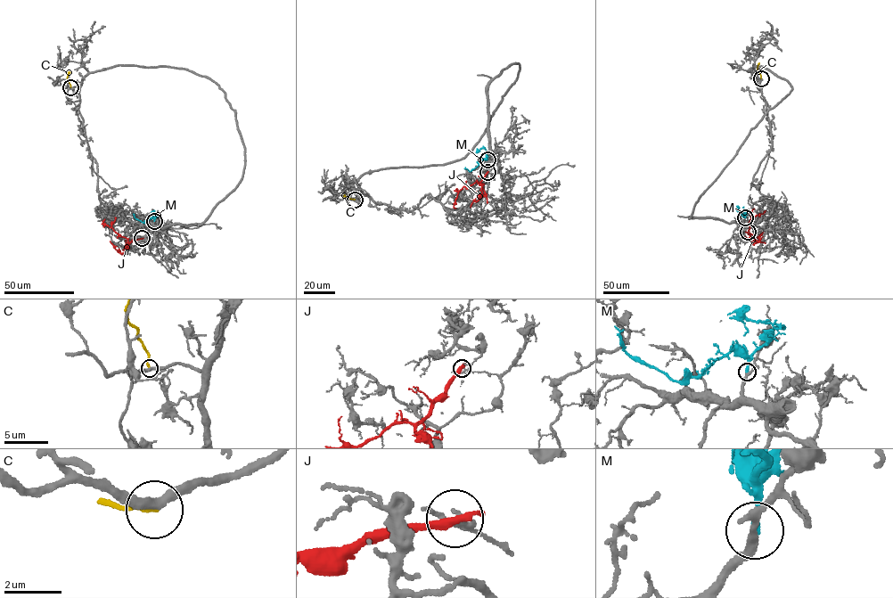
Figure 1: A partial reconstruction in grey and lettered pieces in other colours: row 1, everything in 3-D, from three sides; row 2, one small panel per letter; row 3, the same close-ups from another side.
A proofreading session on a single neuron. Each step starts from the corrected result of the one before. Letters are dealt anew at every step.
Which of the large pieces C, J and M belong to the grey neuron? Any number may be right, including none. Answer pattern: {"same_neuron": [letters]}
{"same_neuron": ["M"]}

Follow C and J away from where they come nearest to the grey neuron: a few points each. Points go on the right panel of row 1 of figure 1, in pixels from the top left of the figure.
C: (761, 78), (757, 69), (758, 63)
J: (748, 232), (749, 233), (749, 223), (751, 217), (765, 210)

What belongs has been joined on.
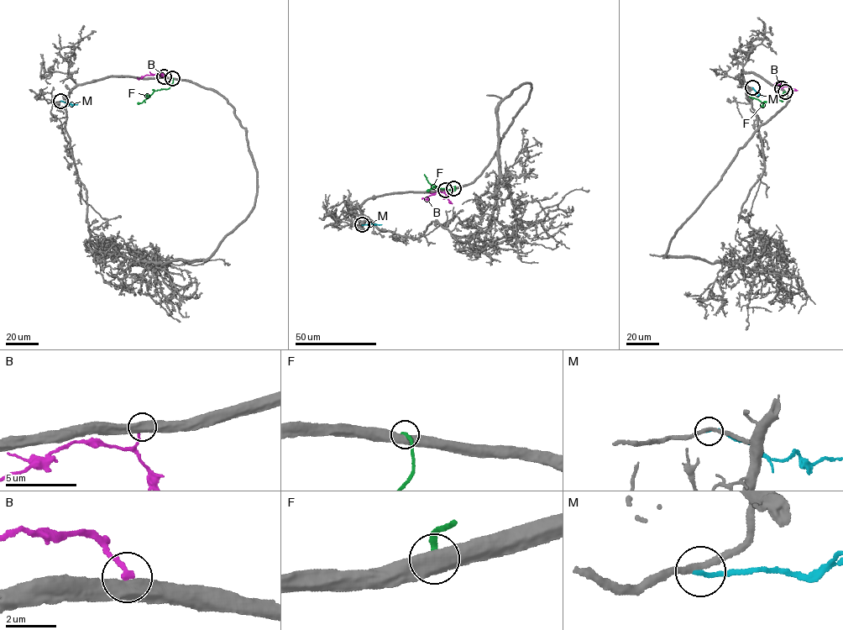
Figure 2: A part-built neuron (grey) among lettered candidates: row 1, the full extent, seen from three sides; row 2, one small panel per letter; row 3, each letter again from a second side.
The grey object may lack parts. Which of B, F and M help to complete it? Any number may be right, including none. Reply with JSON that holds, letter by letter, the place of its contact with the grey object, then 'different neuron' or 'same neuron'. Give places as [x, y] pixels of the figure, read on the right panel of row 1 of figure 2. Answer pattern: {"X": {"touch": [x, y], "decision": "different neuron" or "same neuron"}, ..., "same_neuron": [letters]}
{"B": {"touch": [782, 88], "decision": "different neuron"}, "F": {"touch": [785, 91], "decision": "different neuron"}, "M": {"touch": [752, 87], "decision": "different neuron"}, "same_neuron": []}

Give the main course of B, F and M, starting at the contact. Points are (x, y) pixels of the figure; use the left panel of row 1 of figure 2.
B: (164, 76), (156, 74), (138, 77)
F: (172, 78), (169, 88), (154, 91), (148, 97), (147, 94)
M: (60, 101), (77, 104)

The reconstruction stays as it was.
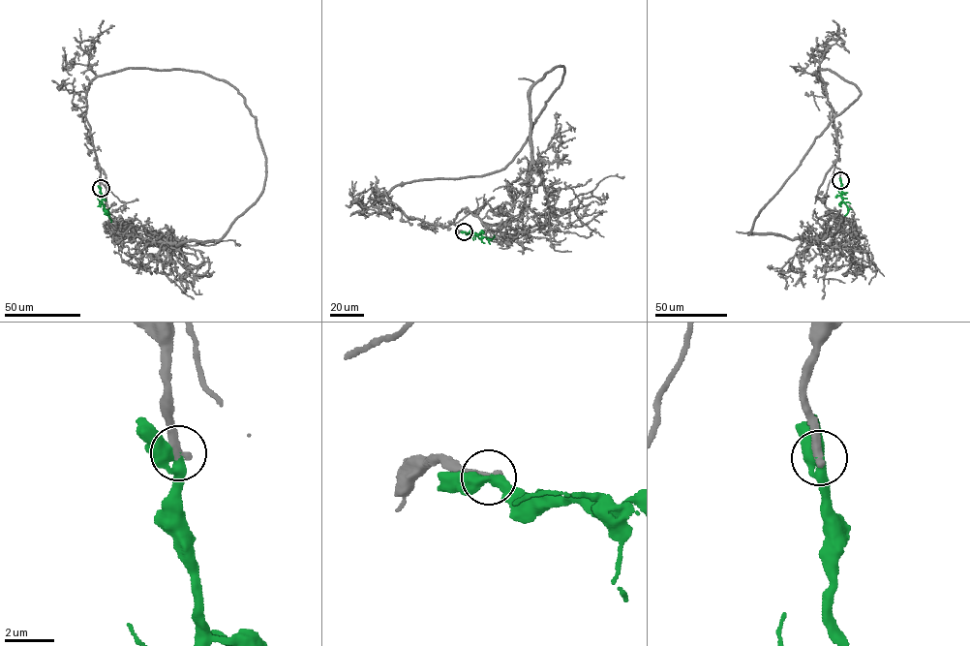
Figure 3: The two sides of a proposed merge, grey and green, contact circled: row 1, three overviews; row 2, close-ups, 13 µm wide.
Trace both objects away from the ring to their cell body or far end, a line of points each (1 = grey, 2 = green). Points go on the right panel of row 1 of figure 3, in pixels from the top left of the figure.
1: (840, 180), (840, 169), (835, 166), (835, 128), (818, 70), (828, 70), (861, 91), (815, 138), (798, 168)
2: (840, 180), (841, 197), (847, 206), (844, 215)

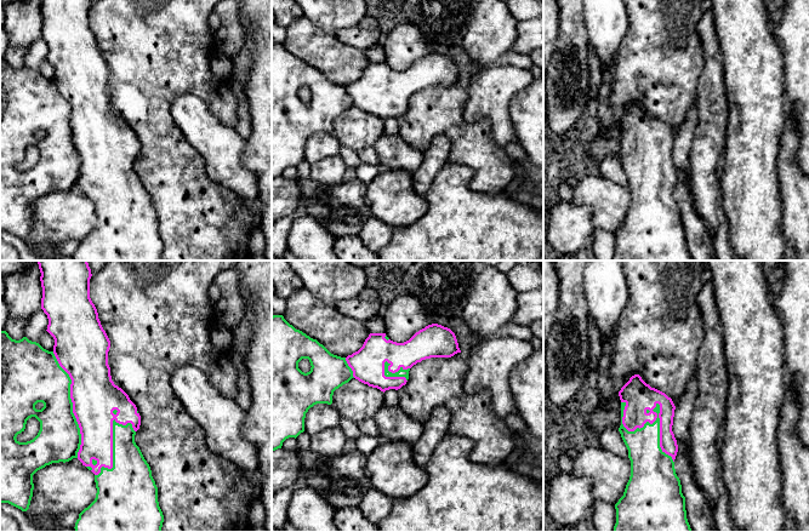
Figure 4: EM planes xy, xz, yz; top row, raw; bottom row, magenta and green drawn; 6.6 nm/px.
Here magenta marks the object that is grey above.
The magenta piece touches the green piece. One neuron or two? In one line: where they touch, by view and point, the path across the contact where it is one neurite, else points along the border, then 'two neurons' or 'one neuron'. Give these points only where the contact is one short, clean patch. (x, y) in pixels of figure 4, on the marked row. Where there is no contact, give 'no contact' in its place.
contact yz (651, 423); one neuron

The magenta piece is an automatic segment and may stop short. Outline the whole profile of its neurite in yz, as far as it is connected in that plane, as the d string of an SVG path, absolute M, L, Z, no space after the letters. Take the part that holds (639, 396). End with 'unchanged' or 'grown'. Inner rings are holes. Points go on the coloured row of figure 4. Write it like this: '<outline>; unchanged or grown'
M634 374L619 391L621 425L619 431L628 450L631 476L623 496L615 504L616 524L613 532L691 532L686 519L685 497L676 474L678 452L672 431L676 406L665 393L651 388Z; grown

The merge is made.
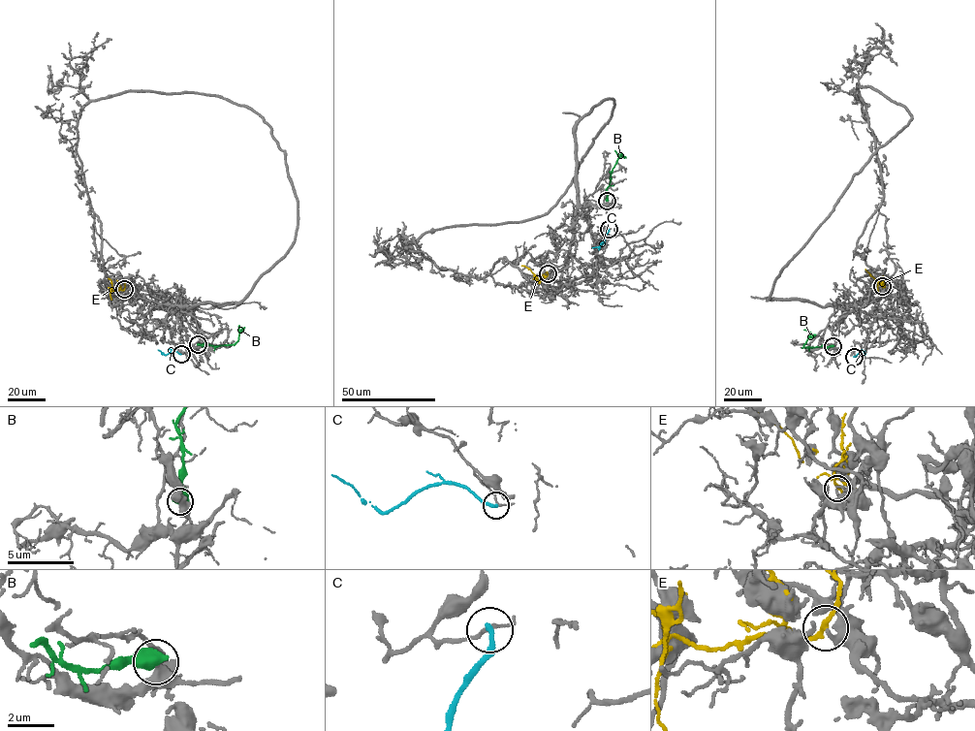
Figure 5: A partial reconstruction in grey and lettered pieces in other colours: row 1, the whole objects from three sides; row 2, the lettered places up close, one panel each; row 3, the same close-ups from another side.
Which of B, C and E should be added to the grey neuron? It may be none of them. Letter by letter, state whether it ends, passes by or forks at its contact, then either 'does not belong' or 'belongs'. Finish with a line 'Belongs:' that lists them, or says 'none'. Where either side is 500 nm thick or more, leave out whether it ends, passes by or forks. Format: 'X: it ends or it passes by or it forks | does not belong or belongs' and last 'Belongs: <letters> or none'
B: does not belong
C: it ends | does not belong
E: it passes by | does not belong
Belongs: none

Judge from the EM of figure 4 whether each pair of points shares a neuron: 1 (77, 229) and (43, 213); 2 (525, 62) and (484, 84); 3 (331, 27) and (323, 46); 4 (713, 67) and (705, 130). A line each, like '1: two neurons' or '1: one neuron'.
1: one neuron
2: two neurons
3: two neurons
4: one neuron

